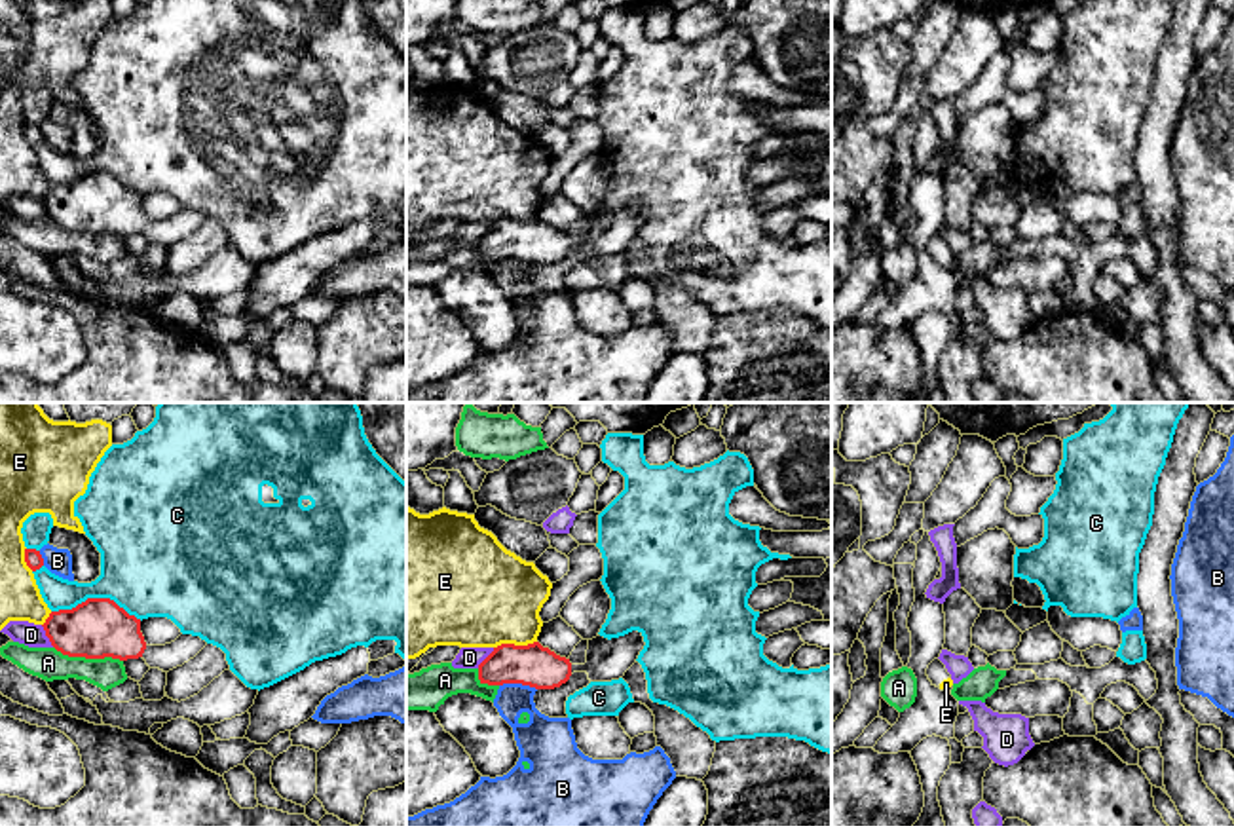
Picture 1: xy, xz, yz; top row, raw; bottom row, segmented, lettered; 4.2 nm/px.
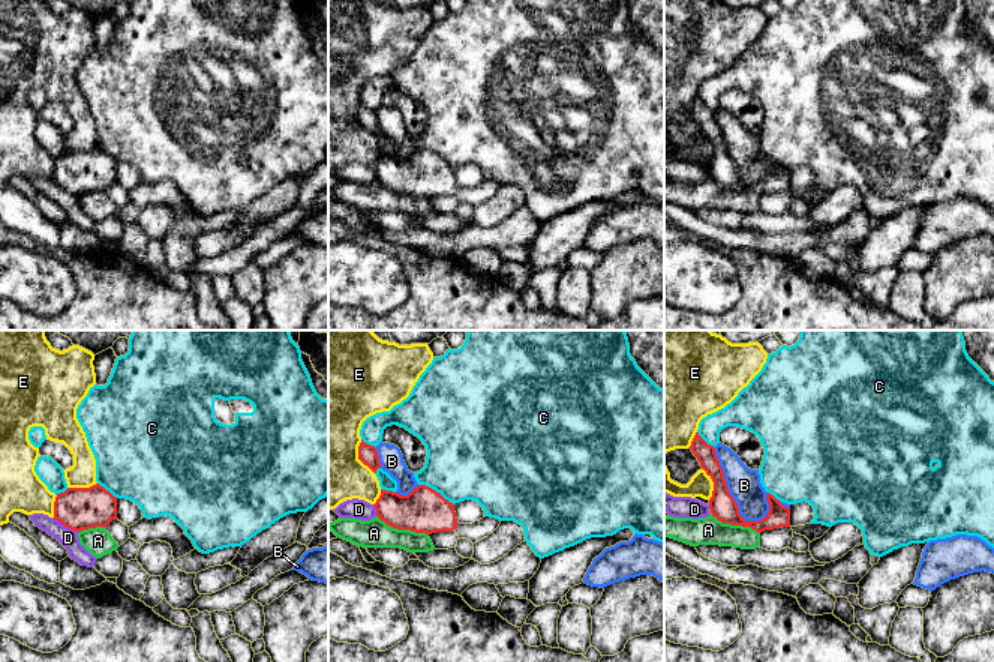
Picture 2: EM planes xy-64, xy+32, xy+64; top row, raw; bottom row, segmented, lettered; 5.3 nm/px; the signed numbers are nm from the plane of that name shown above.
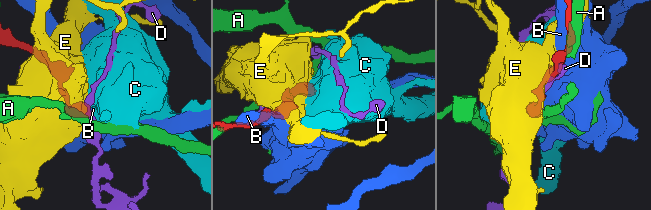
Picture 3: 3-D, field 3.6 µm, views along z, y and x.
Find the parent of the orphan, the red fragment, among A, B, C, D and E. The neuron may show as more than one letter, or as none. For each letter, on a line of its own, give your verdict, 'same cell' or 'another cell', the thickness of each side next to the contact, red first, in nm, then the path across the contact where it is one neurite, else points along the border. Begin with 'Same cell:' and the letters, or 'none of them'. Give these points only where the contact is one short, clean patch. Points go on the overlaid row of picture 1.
Same cell: none of them
A: another cell; 260 nm thick on the red side, 140 nm on the other
B: another cell; 180 nm thick on the red side, 170 nm on the other
C: another cell; 260 nm thick on the red side, 400 nm on the other
D: another cell; 260 nm thick on the red side, 100 nm on the other; border along xy (40, 625), (54, 646)
E: another cell; 180 nm thick on the red side, 440 nm on the other

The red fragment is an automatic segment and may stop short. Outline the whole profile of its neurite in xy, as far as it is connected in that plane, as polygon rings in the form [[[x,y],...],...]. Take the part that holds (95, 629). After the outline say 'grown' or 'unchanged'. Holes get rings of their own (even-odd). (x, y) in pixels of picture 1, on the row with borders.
[[[87,598],[72,610],[51,611],[42,627],[63,655],[120,661],[142,657],[150,668],[163,672],[182,666],[207,646],[192,634],[180,634],[165,646],[148,646],[140,619],[110,598]]]; grown

